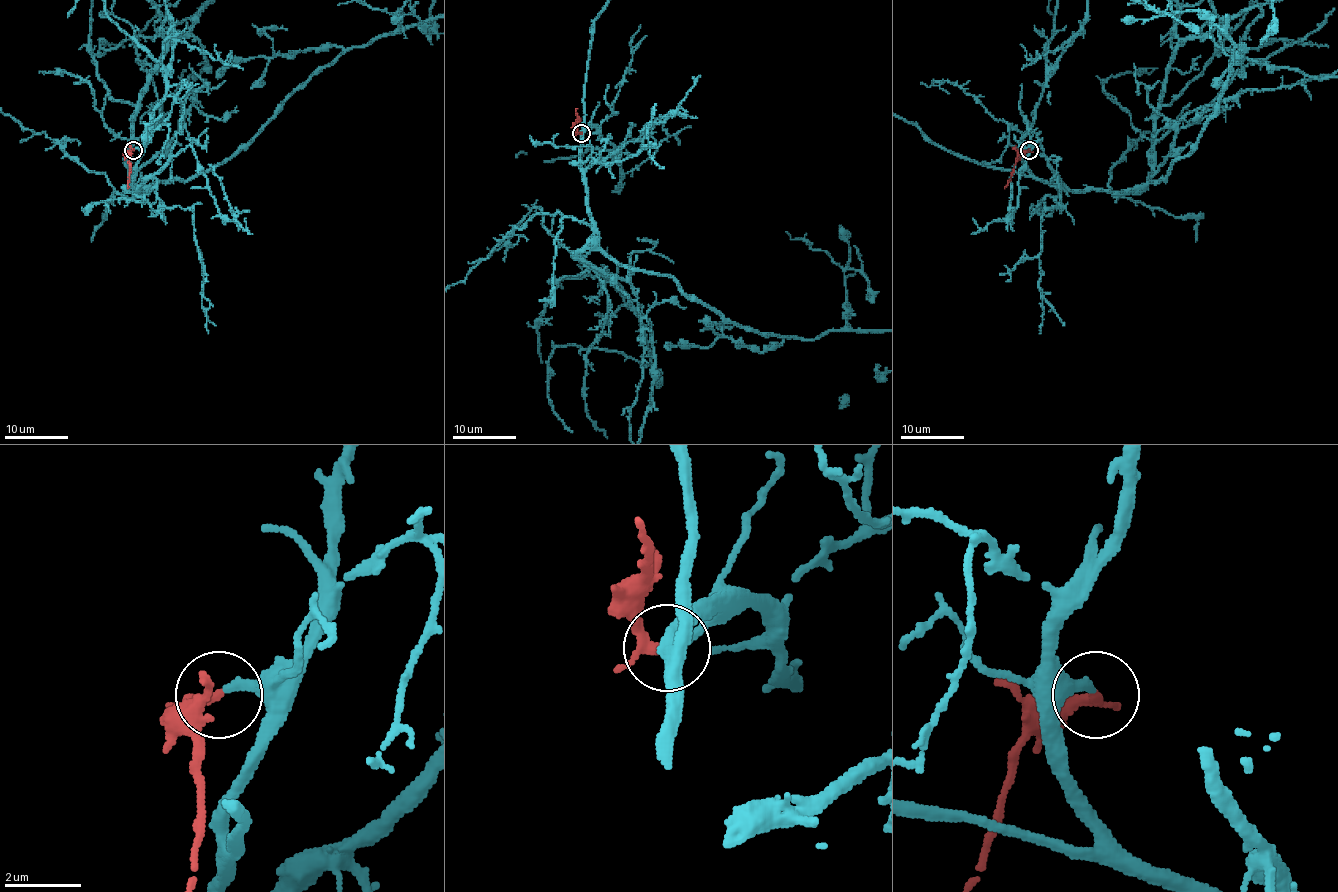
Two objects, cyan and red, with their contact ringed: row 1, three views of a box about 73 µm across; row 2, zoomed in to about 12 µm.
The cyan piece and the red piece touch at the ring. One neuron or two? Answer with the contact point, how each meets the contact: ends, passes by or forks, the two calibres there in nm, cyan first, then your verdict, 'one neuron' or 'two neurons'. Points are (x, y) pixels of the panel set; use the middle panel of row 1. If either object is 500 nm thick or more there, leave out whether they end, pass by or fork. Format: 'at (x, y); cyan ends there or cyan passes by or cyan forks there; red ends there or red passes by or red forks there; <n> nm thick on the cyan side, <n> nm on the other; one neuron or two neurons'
at (581, 133); cyan ends there; red passes by; 220 nm thick on the cyan side, 200 nm on the other; one neuron

